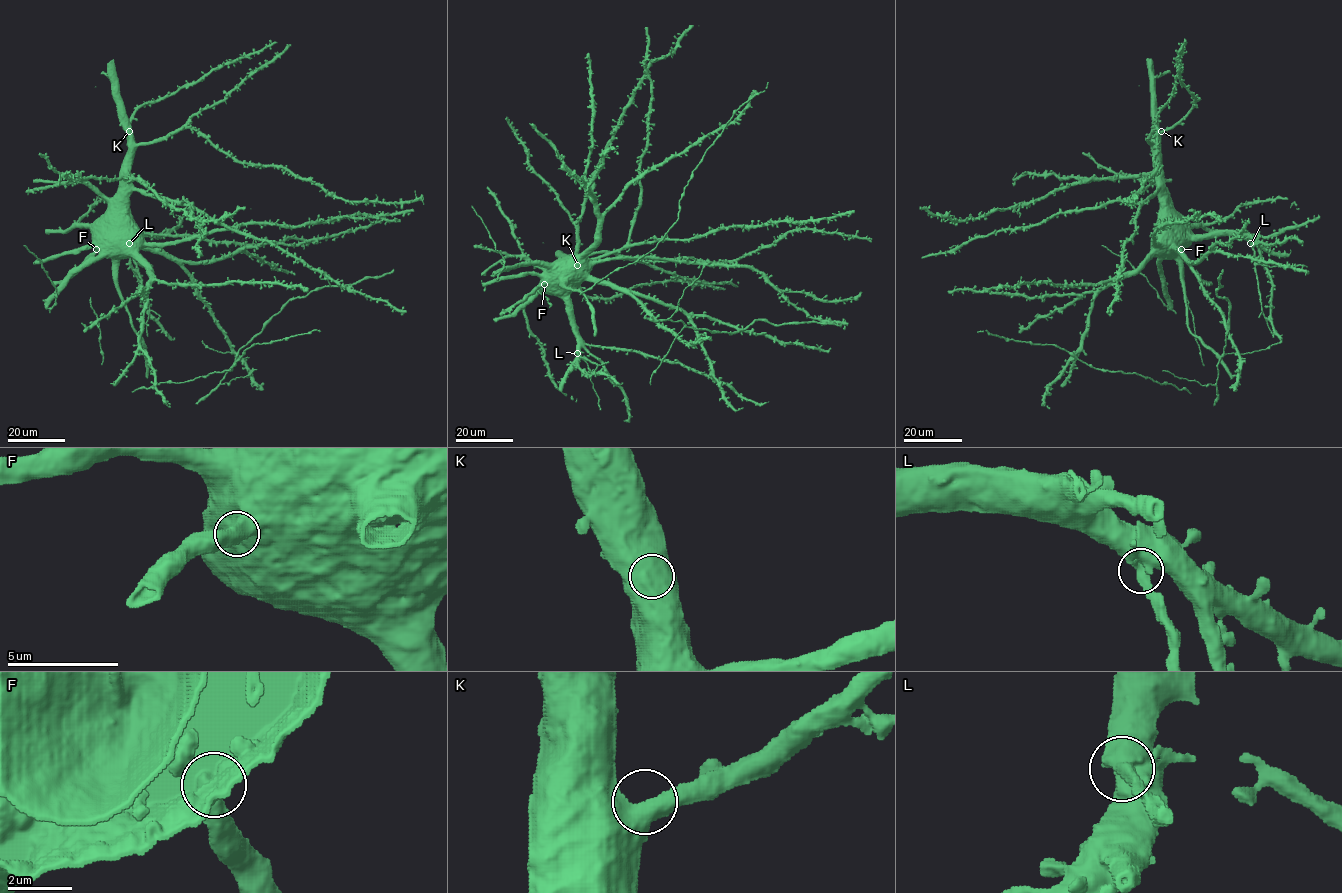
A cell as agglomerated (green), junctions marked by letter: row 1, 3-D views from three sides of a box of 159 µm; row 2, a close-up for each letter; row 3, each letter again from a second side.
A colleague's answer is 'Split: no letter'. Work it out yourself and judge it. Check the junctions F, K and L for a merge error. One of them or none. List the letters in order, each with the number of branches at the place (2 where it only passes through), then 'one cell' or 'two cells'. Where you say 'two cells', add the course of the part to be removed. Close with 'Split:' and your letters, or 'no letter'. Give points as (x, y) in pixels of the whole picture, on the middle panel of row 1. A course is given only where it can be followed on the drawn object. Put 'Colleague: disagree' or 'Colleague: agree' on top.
Colleague: disagree
F: branches 2; one cell
K: branches 2; one cell
L: branches 2; two cells; course (577, 353), (597, 364), (596, 376)
Split: L

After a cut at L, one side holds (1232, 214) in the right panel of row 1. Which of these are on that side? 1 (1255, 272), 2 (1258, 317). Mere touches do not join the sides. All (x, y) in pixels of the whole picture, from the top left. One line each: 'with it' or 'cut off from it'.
1: cut off from it
2: cut off from it

